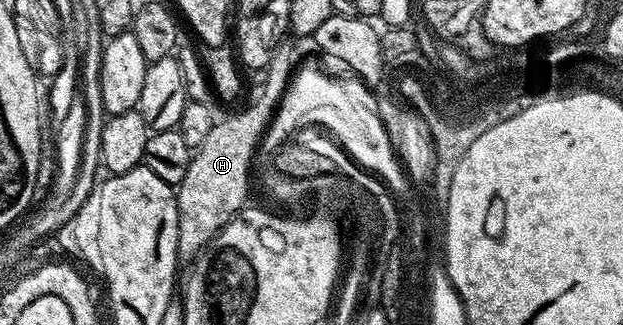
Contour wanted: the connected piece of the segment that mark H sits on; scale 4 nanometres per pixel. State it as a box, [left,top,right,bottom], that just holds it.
[177,40,304,262]

